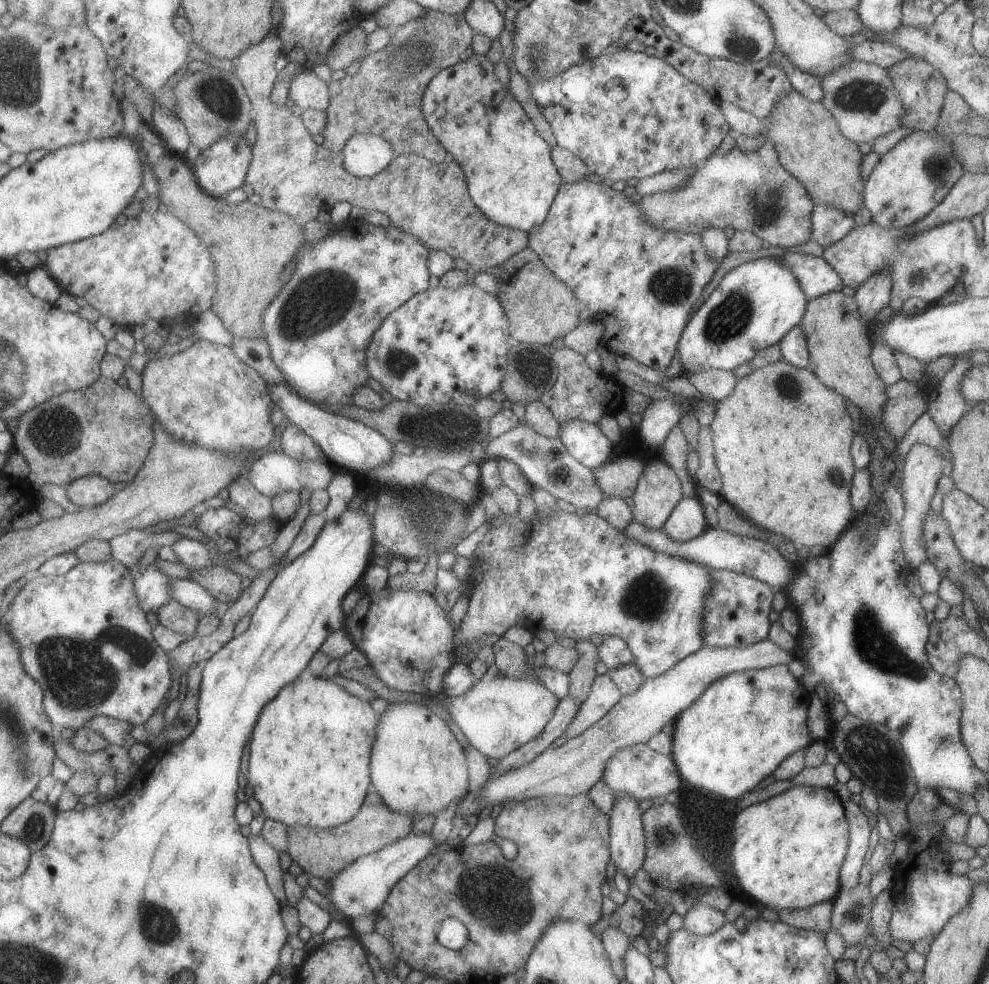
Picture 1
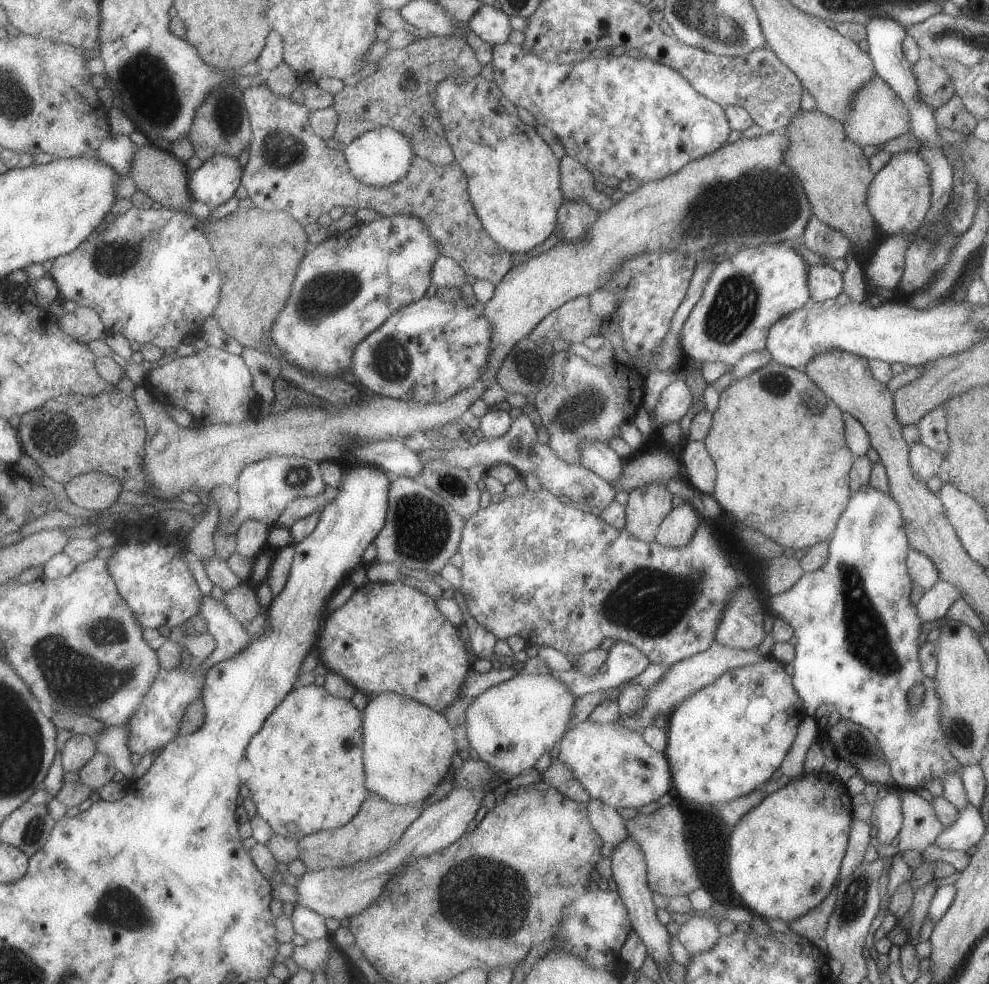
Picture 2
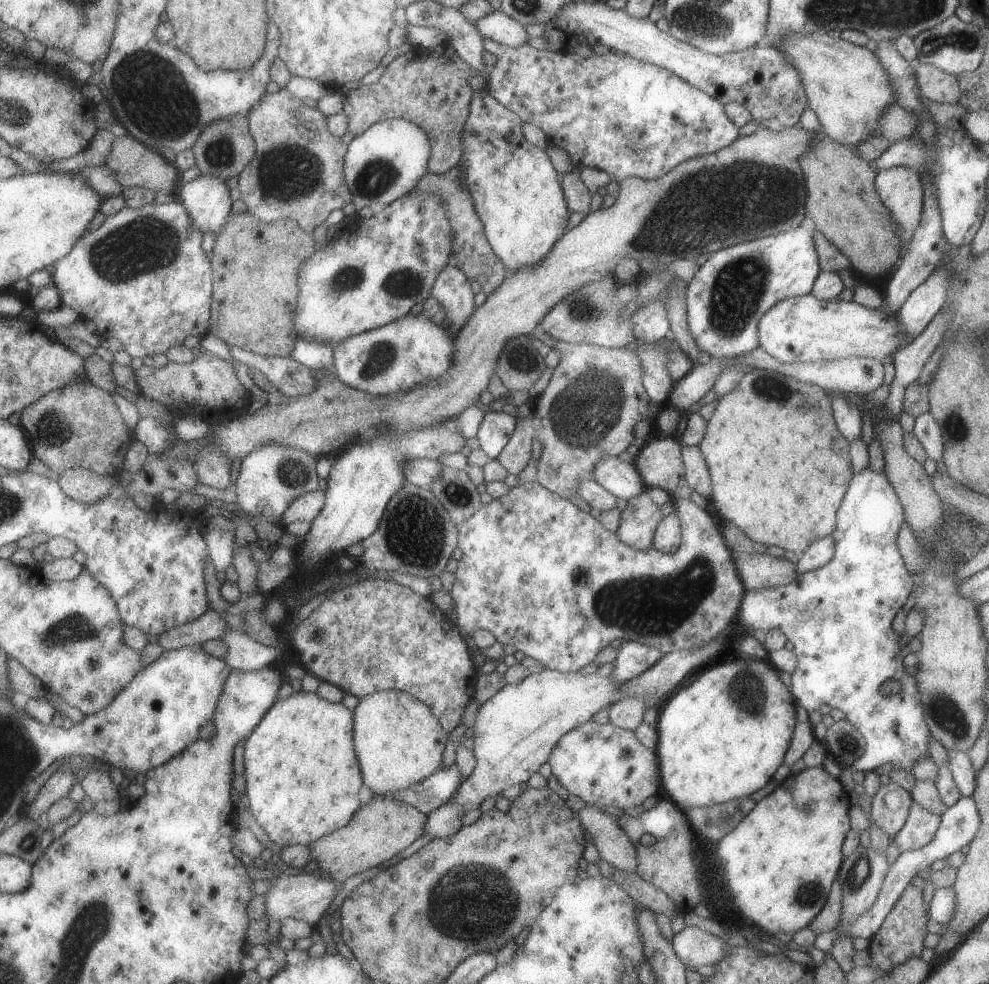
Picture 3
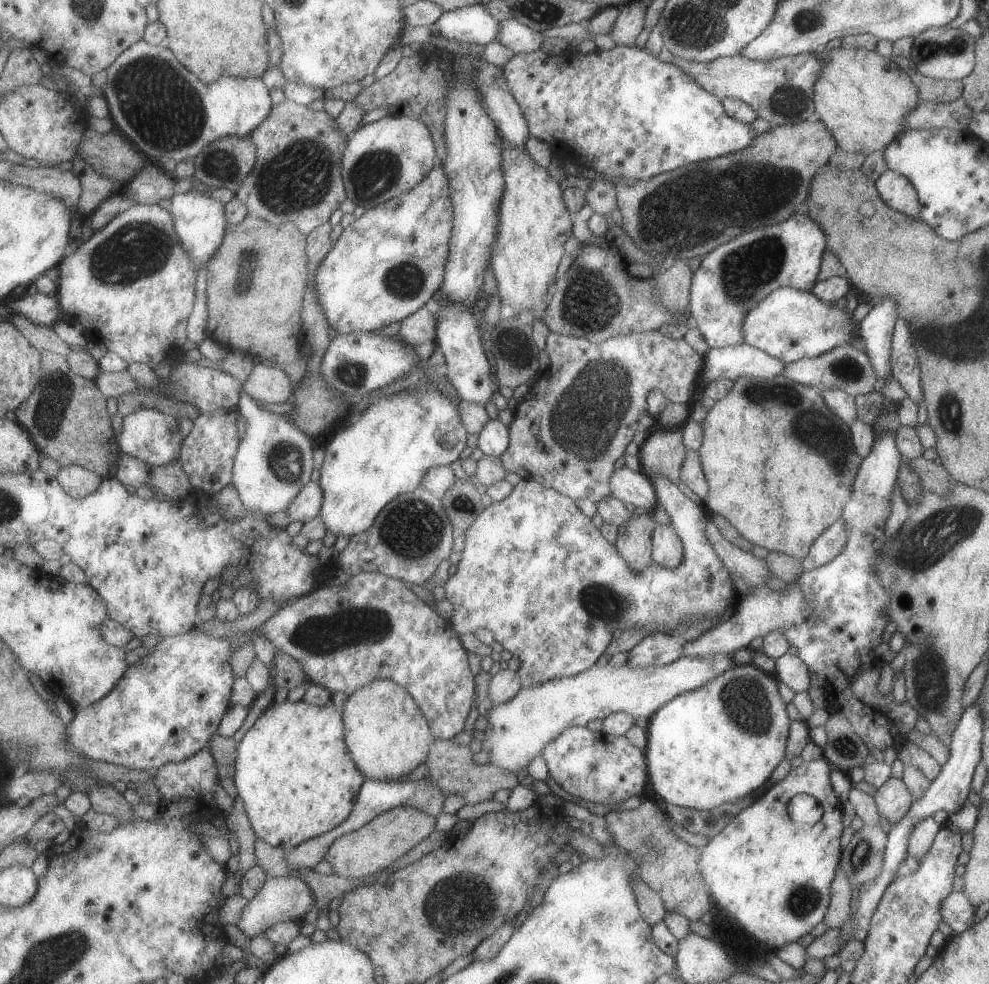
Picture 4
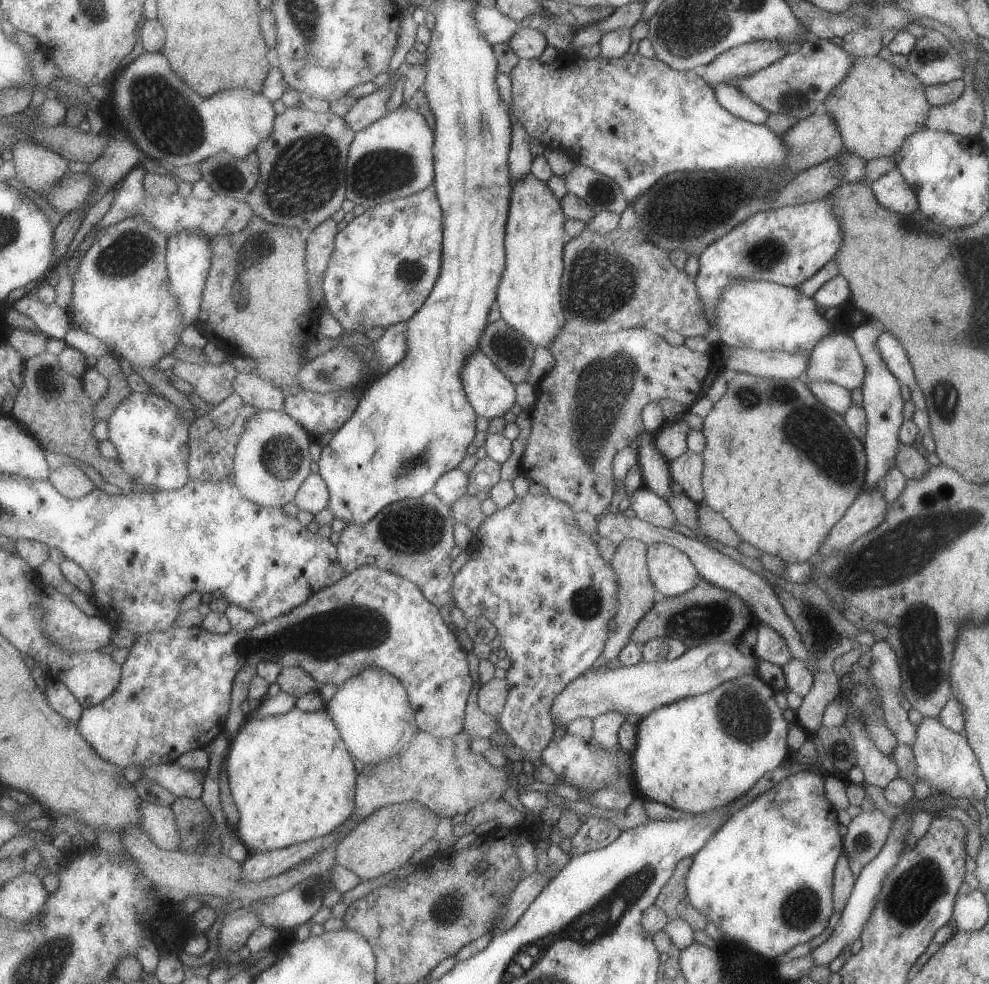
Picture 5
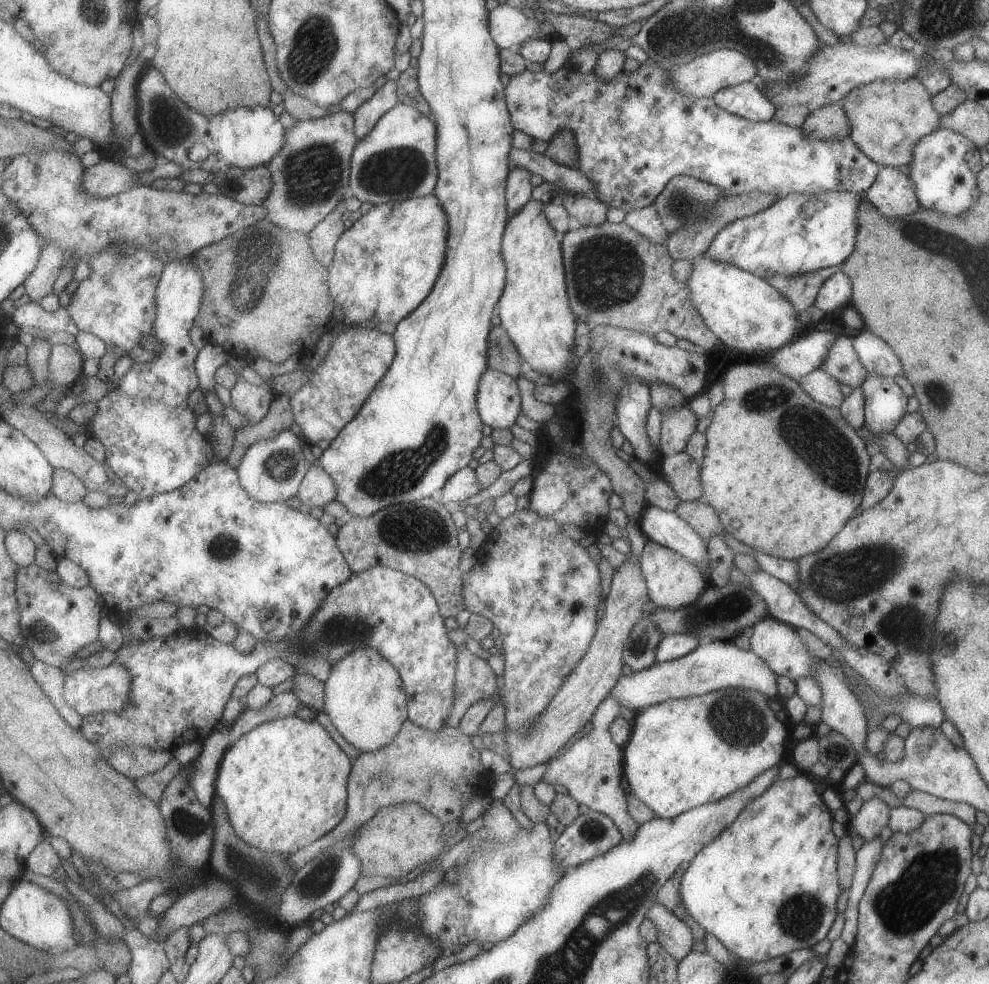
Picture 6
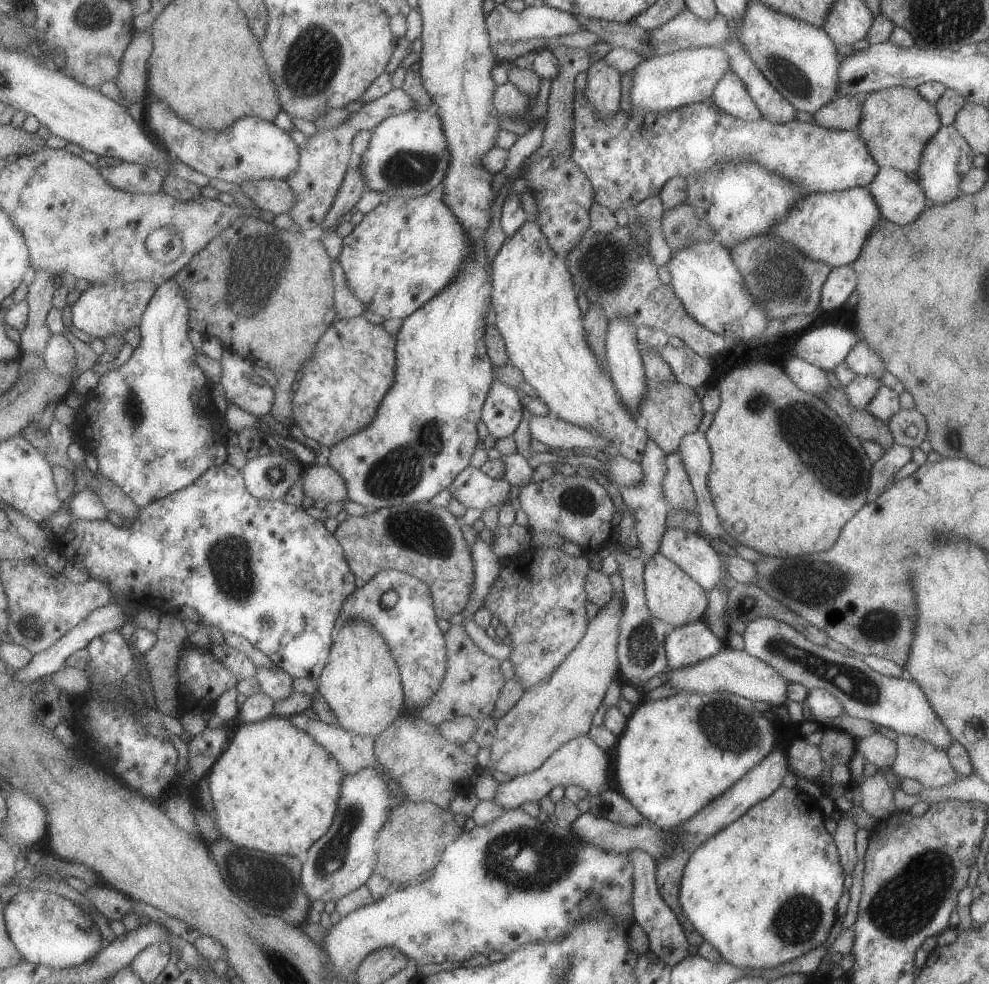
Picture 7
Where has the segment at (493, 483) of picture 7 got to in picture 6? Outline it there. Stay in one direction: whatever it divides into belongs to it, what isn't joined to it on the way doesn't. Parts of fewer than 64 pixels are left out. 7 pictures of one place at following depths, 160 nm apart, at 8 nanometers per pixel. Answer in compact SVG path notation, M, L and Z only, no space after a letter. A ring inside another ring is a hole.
M465 467L456 472L442 488L441 502L447 504L448 502L467 500L467 498L479 494L481 489L483 488L476 469Z

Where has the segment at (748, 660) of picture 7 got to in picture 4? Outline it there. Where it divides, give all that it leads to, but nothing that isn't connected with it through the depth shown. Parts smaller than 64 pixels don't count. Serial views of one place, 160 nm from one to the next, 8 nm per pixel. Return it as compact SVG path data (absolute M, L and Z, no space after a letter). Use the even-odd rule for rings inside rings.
M723 653L703 655L702 657L680 656L677 660L658 667L621 665L613 668L608 664L604 666L593 664L577 676L556 678L531 686L523 686L515 698L491 708L487 716L488 726L485 730L482 748L490 757L489 763L517 774L517 772L527 769L539 755L544 754L545 747L571 727L585 727L590 720L595 720L595 718L601 720L616 712L629 713L633 718L643 716L643 718L649 719L658 708L661 708L661 705L669 702L674 696L704 685L708 680L733 665L731 656Z

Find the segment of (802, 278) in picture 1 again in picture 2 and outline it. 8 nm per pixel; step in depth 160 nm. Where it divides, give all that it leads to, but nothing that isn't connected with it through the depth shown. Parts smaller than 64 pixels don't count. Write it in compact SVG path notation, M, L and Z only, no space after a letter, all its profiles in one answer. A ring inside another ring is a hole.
M807 264L806 273L808 293L813 302L823 303L835 299L842 291L842 273L831 265Z

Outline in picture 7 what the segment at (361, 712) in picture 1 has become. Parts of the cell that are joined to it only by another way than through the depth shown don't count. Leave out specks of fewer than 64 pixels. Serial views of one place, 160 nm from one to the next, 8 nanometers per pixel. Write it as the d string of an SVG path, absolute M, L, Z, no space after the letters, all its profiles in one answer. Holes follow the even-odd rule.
M273 714L256 723L243 723L208 777L222 831L235 844L272 855L299 856L323 838L336 821L346 771L314 736L297 728L289 717Z

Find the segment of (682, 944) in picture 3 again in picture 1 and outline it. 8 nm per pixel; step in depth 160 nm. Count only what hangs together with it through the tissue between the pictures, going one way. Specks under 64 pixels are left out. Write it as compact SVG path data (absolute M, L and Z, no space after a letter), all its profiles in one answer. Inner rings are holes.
M695 904L690 906L683 917L683 928L697 936L712 935L725 923L723 912L708 907L707 905Z

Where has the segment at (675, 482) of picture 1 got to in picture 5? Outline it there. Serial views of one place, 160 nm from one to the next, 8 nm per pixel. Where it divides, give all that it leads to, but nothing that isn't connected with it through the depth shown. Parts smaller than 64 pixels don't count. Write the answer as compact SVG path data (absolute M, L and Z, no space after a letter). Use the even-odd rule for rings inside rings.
M622 540L615 549L610 562L618 584L617 608L613 617L615 621L615 632L609 632L606 646L599 656L598 662L592 669L599 667L605 668L604 664L615 658L625 644L629 642L628 636L631 635L633 627L640 622L644 614L653 606L658 595L654 584L651 582L647 565L647 545L640 540Z

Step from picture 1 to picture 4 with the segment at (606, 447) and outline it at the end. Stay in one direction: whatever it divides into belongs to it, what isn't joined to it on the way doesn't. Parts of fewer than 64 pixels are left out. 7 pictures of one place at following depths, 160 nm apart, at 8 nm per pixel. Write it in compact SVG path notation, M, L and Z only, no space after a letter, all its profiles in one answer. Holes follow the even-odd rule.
M627 466L614 468L609 475L610 494L623 504L631 504L635 508L645 508L653 512L658 500L652 485L652 480L642 471L633 472Z

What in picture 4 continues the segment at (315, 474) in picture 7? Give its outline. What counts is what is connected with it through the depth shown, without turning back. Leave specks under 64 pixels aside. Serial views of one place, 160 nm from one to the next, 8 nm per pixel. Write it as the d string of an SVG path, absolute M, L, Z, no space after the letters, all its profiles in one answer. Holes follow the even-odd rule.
M309 483L287 510L291 522L301 521L306 523L315 517L319 517L324 502L324 490L320 483Z

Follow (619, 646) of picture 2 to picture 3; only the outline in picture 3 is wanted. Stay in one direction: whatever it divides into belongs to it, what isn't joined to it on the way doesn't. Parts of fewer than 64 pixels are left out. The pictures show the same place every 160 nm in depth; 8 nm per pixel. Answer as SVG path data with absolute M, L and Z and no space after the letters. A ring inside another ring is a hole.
M624 641L611 662L613 664L611 678L615 682L627 682L651 668L661 658L661 655L657 648L651 648L651 646L635 641Z

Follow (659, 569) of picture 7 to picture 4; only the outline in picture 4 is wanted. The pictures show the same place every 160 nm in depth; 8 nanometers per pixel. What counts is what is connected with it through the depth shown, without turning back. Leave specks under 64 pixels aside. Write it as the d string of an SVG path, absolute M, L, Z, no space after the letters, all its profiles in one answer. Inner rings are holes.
M656 523L651 533L652 562L659 567L675 568L681 562L683 547L674 528L670 524Z

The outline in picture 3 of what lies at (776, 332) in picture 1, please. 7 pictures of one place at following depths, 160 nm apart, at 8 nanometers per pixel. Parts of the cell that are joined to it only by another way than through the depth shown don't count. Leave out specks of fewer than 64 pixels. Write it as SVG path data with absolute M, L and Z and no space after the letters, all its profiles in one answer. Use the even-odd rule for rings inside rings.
M806 223L784 233L719 249L709 256L695 272L685 291L686 327L699 351L707 352L711 357L735 359L758 347L760 318L776 302L808 295L821 271L811 235L811 226Z

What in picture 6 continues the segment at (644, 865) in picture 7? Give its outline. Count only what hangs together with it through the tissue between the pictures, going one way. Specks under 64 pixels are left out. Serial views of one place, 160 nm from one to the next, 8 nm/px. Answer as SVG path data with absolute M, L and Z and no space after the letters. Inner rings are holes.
M609 695L603 699L591 715L592 728L559 757L551 760L542 781L548 784L566 786L569 793L589 811L604 813L619 829L622 840L628 841L637 830L638 824L627 812L625 792L621 789L623 770L622 748L611 738L608 728L619 714L618 702ZM659 903L648 908L646 916L657 929L657 942L679 962L691 951L694 938L689 927Z

